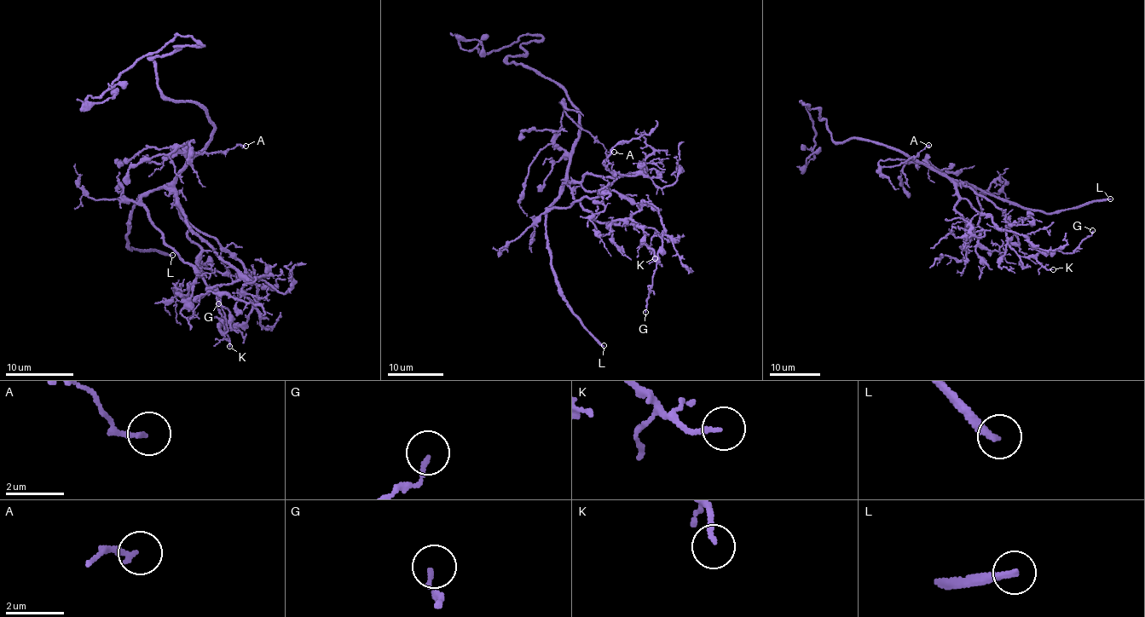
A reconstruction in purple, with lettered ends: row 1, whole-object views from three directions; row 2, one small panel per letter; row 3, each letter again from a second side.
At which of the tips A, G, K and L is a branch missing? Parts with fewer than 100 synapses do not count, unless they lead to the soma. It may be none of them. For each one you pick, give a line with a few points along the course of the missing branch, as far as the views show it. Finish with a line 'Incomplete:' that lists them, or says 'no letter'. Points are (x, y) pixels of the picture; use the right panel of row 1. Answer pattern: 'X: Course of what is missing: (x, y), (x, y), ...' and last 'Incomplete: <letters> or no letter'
Incomplete: L

